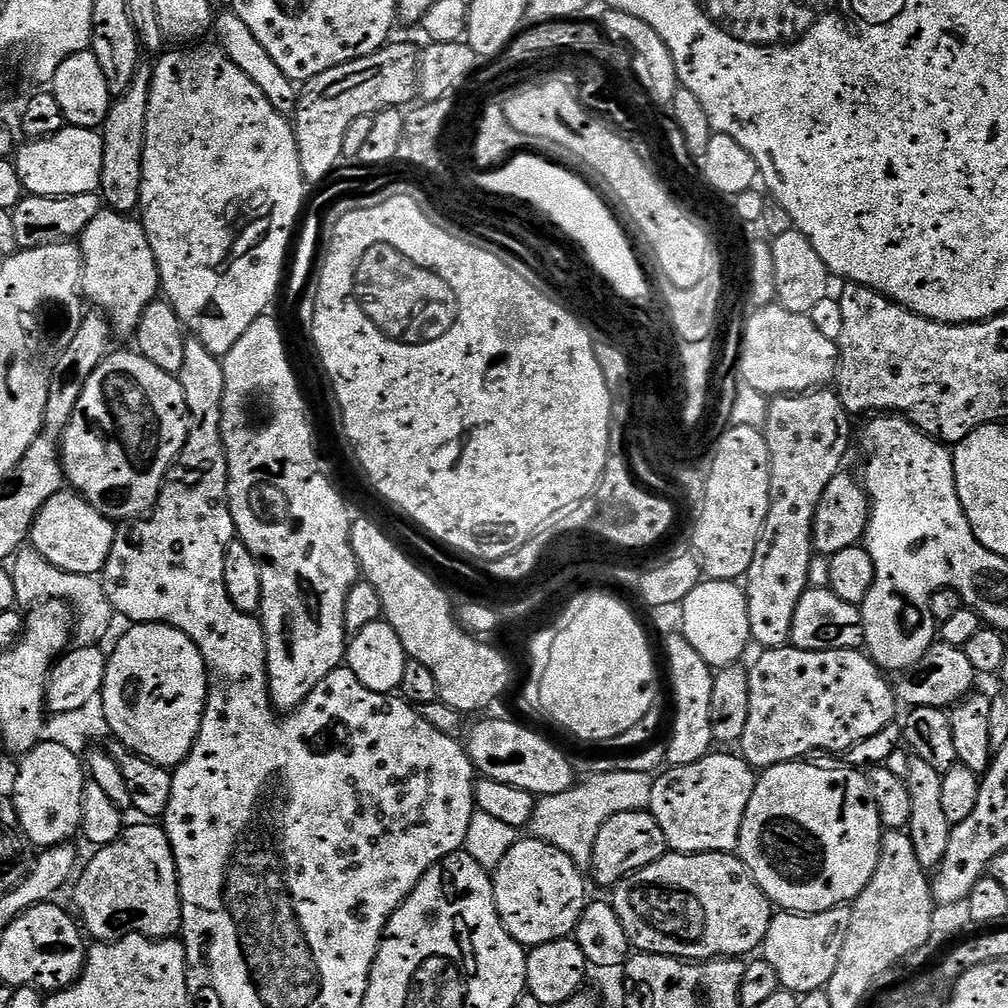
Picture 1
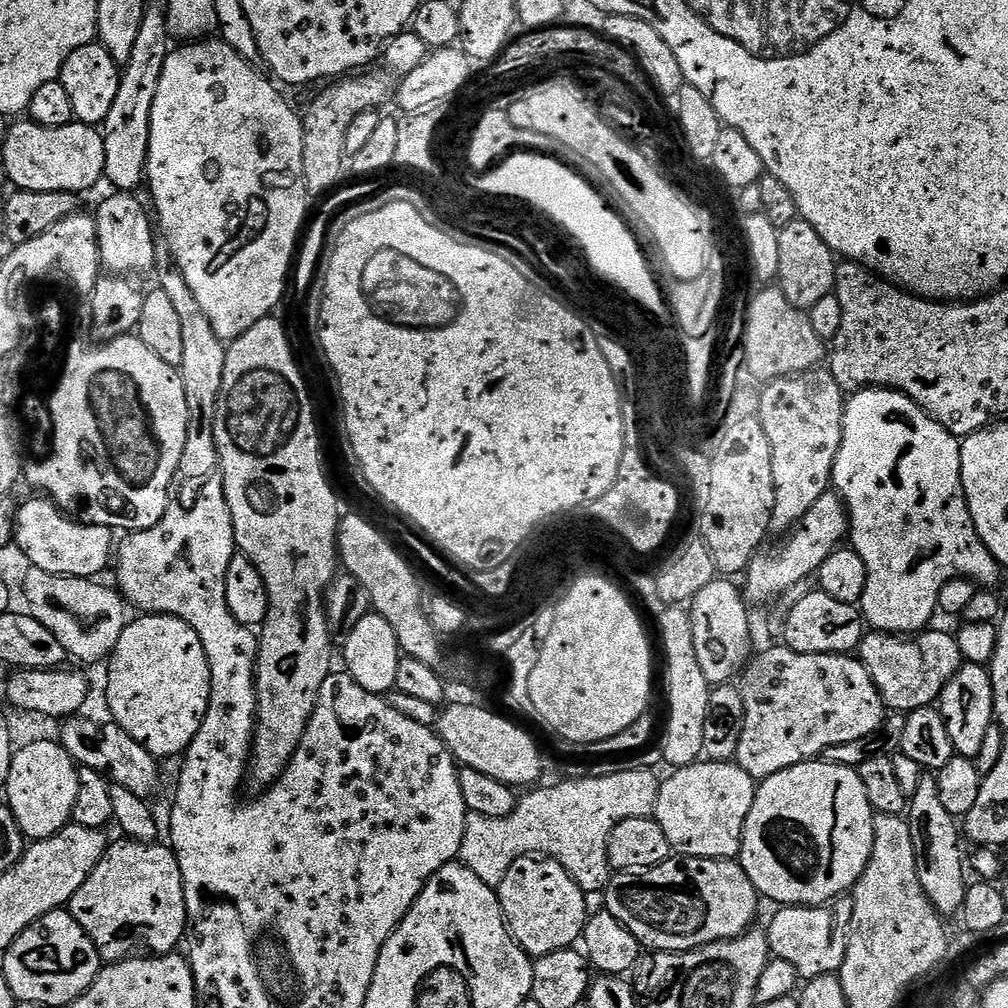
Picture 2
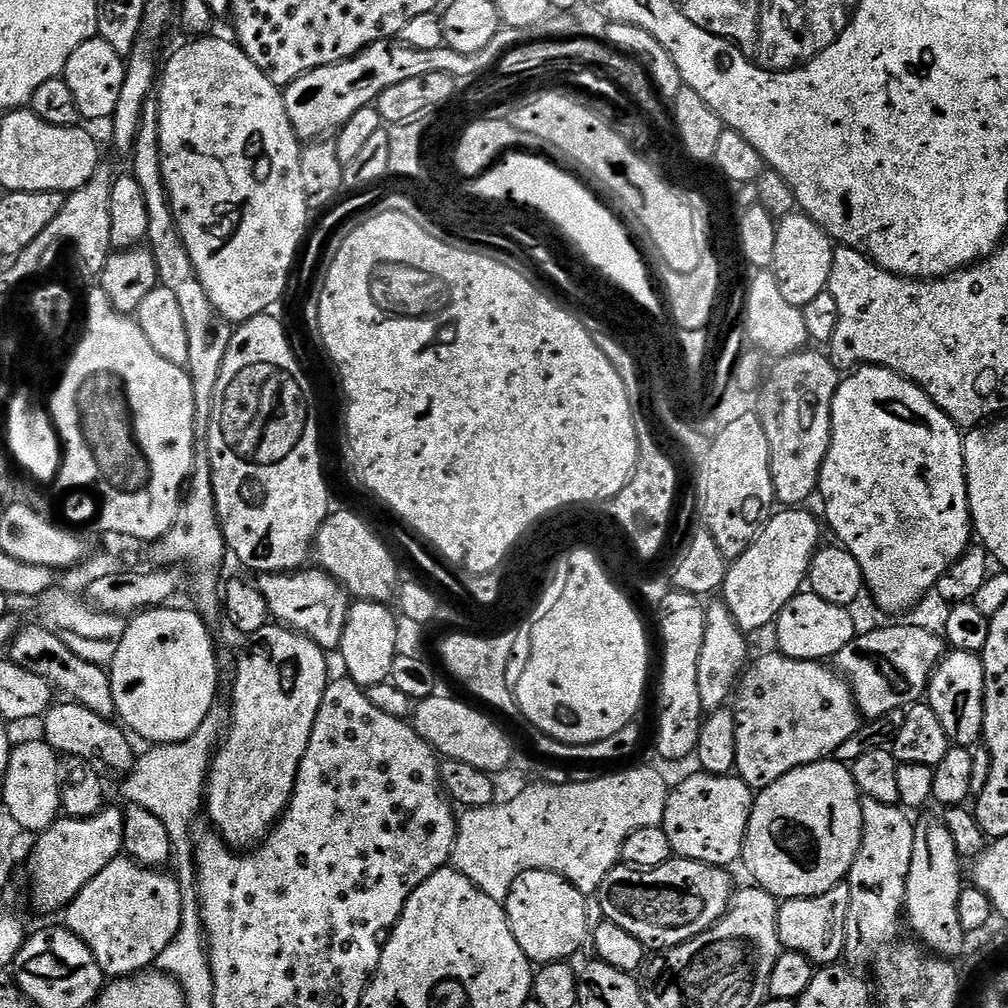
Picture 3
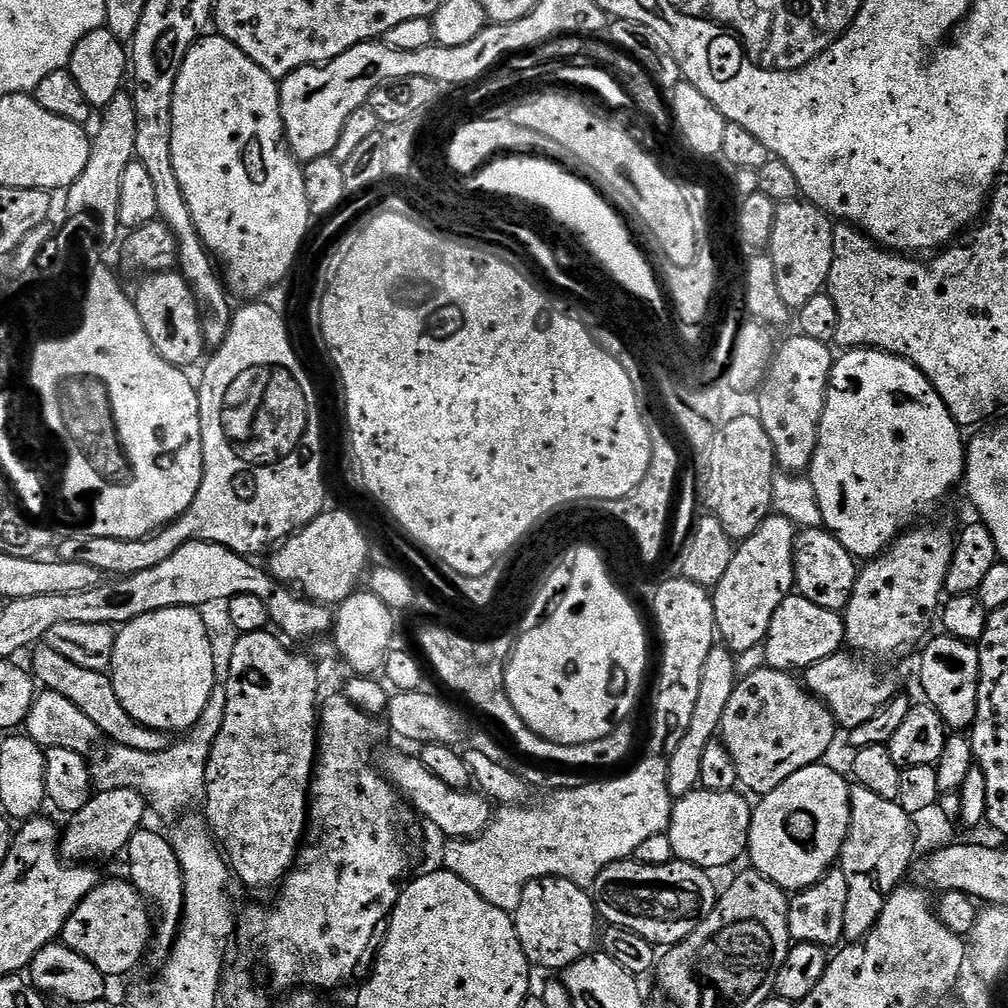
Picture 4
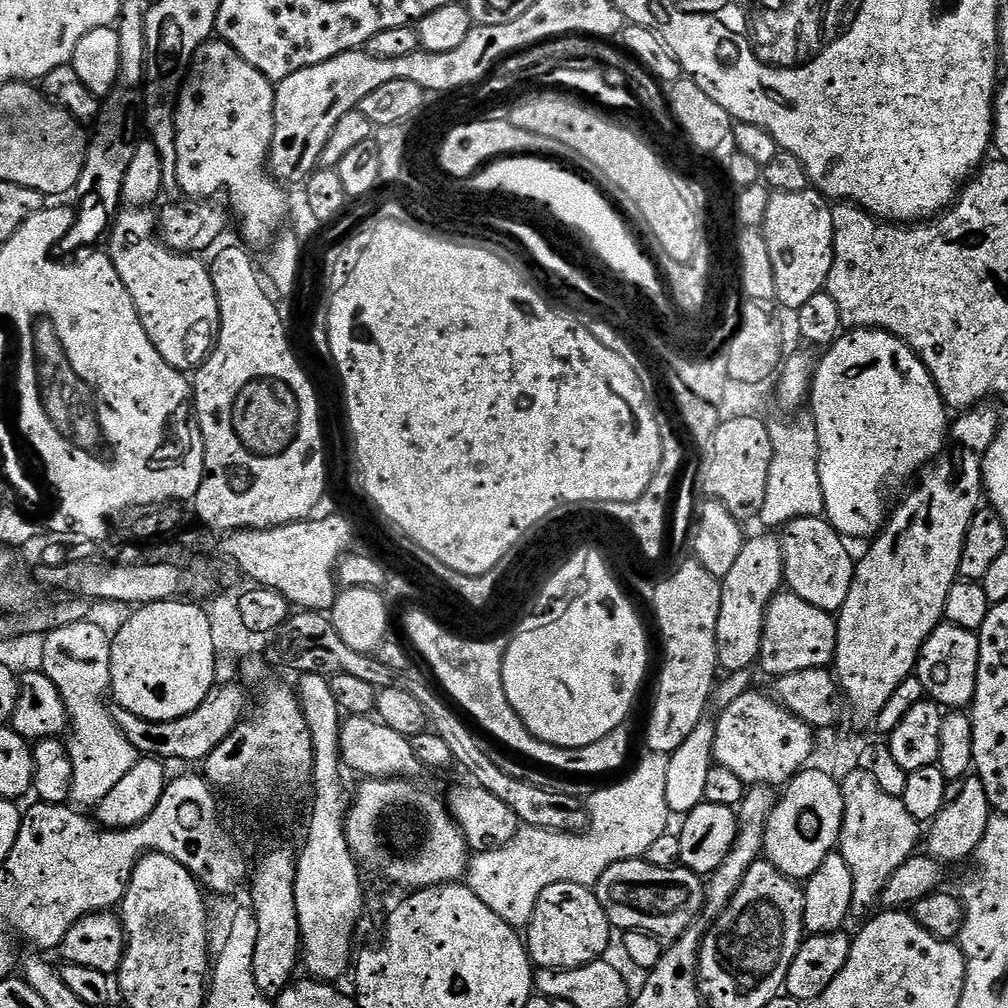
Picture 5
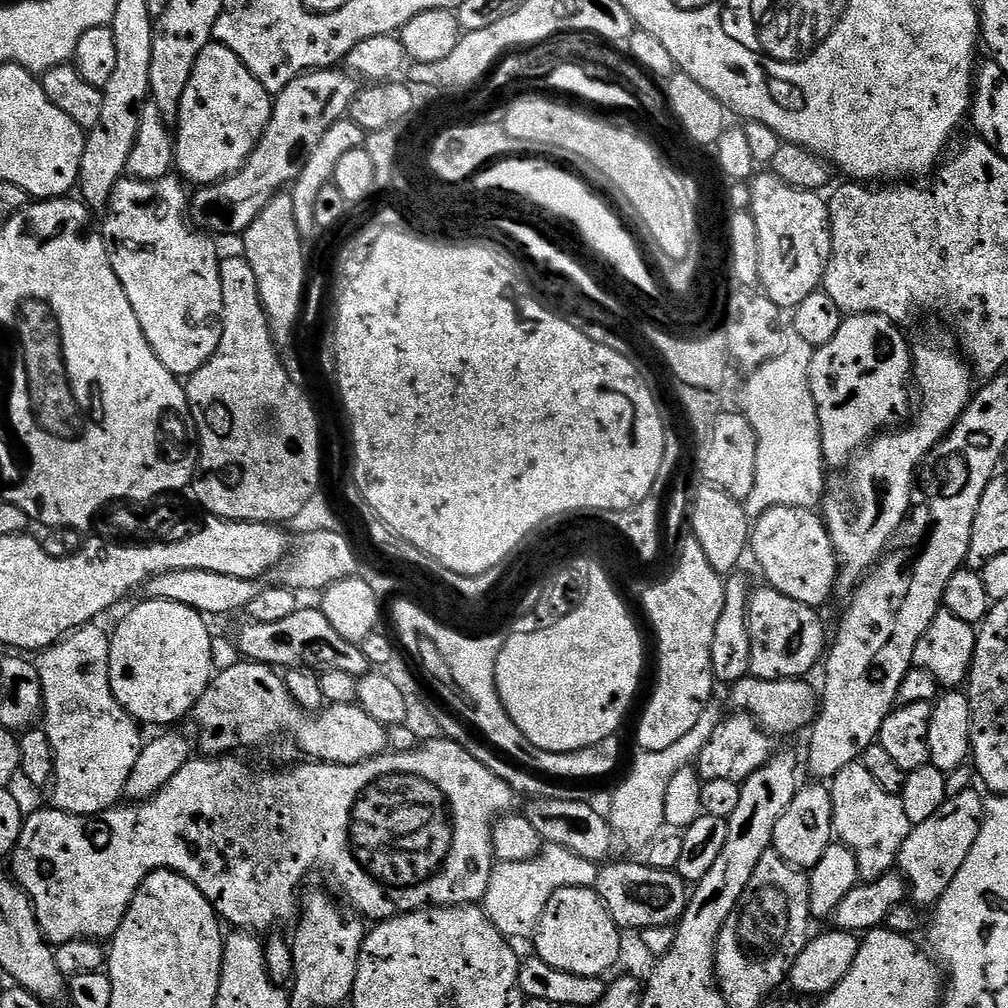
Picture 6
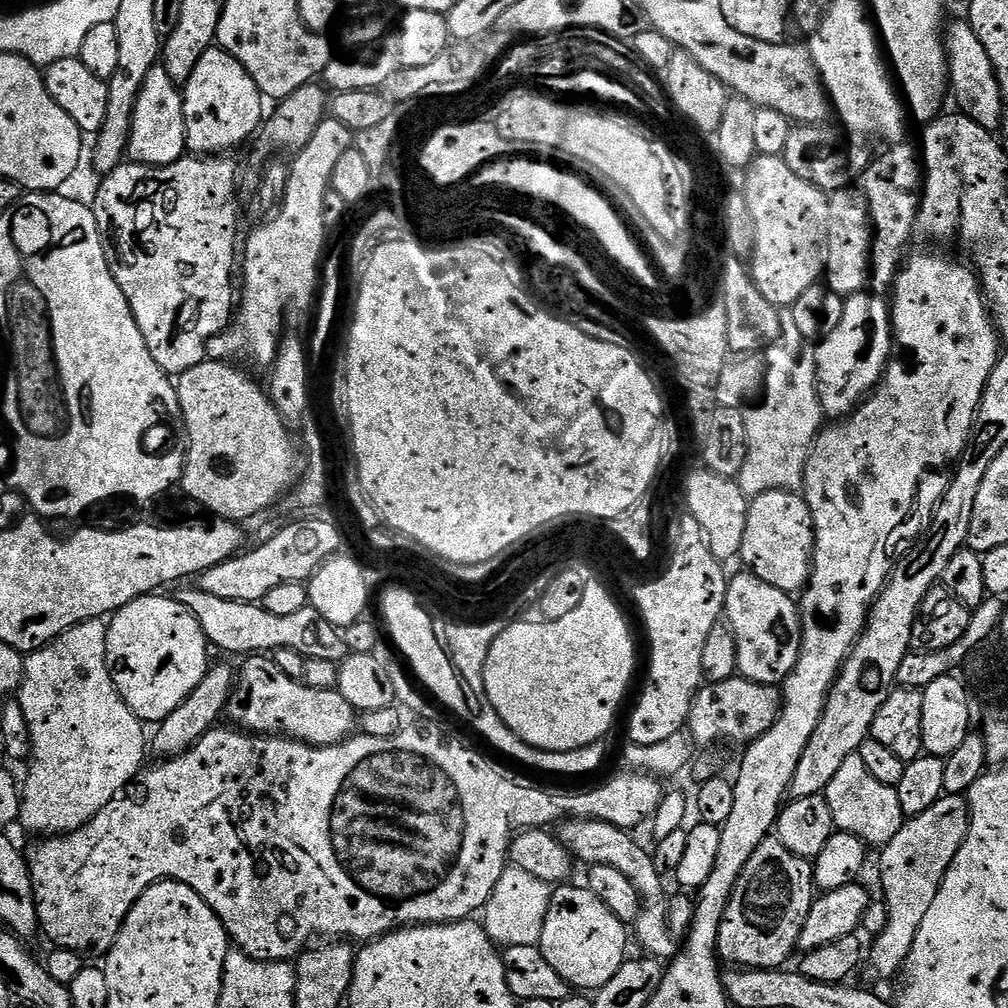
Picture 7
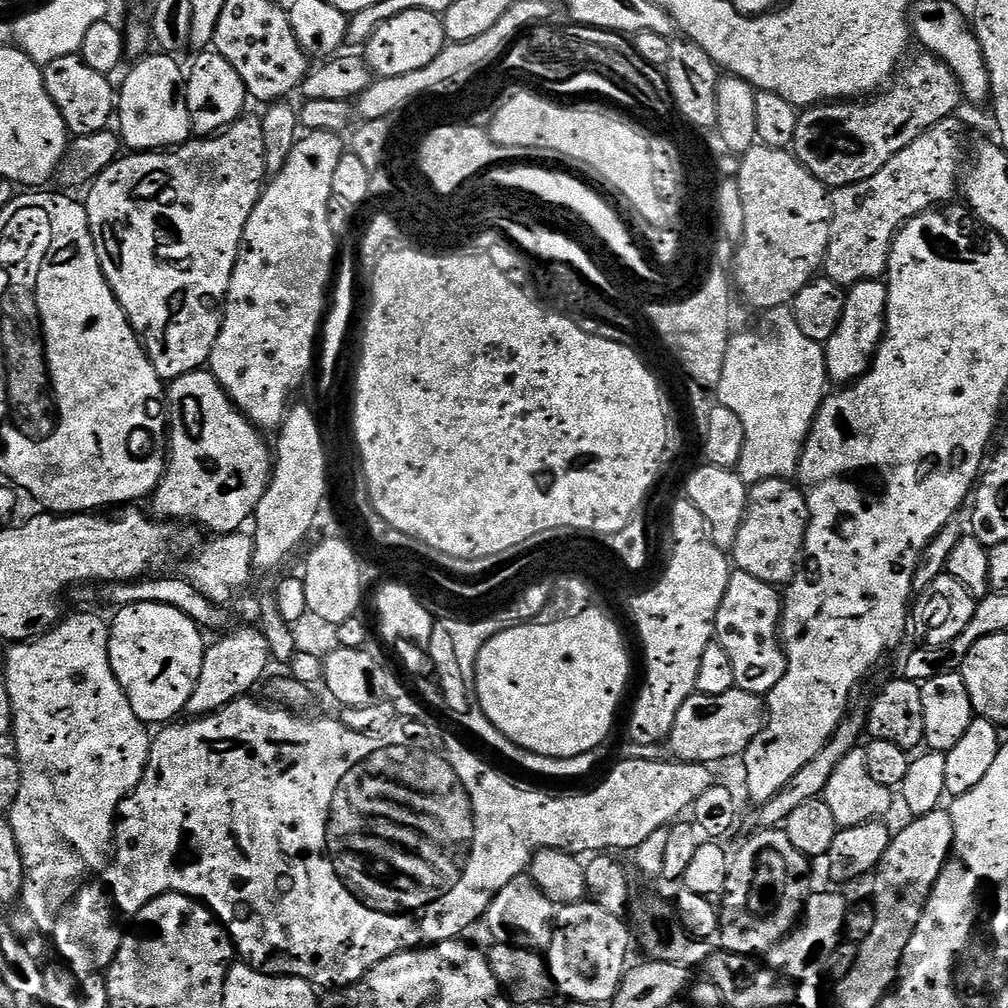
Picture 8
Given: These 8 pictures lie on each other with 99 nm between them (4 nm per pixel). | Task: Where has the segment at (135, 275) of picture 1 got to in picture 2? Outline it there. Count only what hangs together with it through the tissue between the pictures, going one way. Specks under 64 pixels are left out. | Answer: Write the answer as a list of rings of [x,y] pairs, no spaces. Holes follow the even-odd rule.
[[[119,190],[111,193],[94,209],[98,250],[101,265],[109,273],[127,277],[128,272],[148,272],[156,260],[157,241],[154,239],[154,224],[149,213],[135,199],[133,193]],[[148,215],[148,216],[147,216]],[[152,236],[153,240],[152,241]]]

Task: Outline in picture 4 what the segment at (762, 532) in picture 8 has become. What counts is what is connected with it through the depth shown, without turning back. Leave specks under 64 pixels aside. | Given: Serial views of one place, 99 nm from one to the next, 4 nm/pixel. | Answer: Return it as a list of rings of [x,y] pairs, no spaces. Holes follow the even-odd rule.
[[[806,528],[796,537],[794,546],[795,591],[805,596],[814,606],[822,606],[831,612],[843,613],[850,602],[850,594],[856,585],[858,560],[838,542],[827,528]]]

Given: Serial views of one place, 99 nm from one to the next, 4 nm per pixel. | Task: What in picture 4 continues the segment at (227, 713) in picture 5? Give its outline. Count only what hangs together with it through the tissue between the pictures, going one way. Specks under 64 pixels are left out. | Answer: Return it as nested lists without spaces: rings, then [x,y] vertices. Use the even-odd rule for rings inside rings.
[[[47,646],[37,647],[32,654],[30,671],[33,677],[47,691],[62,694],[62,698],[70,698],[70,702],[74,702],[74,706],[78,706],[78,710],[82,710],[82,714],[86,714],[86,718],[90,718],[90,722],[98,726],[100,735],[105,741],[118,747],[129,747],[132,752],[140,750],[155,753],[168,748],[169,733],[142,726],[134,718],[130,718],[130,714],[126,714],[122,702],[118,702],[118,694],[114,694],[112,677],[107,671],[99,672],[78,666],[62,654],[58,654],[58,650]]]

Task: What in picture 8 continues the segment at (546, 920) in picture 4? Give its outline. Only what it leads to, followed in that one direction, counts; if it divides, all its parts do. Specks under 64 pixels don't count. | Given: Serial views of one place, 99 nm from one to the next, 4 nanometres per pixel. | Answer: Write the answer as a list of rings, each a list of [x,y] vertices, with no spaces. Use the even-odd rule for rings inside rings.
[[[587,898],[573,904],[561,904],[554,912],[552,941],[546,950],[548,972],[552,975],[555,991],[565,996],[565,1001],[596,1003],[599,1006],[611,1005],[616,991],[624,980],[629,967],[628,940],[630,944],[630,928],[621,917],[610,914],[610,910],[602,910],[593,900]]]

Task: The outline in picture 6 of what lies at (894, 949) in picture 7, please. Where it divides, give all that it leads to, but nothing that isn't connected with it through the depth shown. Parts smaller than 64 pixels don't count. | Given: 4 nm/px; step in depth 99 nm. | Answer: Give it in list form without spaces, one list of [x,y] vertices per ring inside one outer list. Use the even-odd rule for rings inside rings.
[[[976,790],[950,796],[939,810],[926,818],[926,822],[915,825],[906,842],[902,842],[898,868],[908,882],[911,899],[917,905],[935,906],[940,896],[946,894],[946,886],[950,886],[954,874],[962,870],[962,862],[966,862],[966,854],[970,854],[980,833],[984,801],[985,797],[979,796]]]

